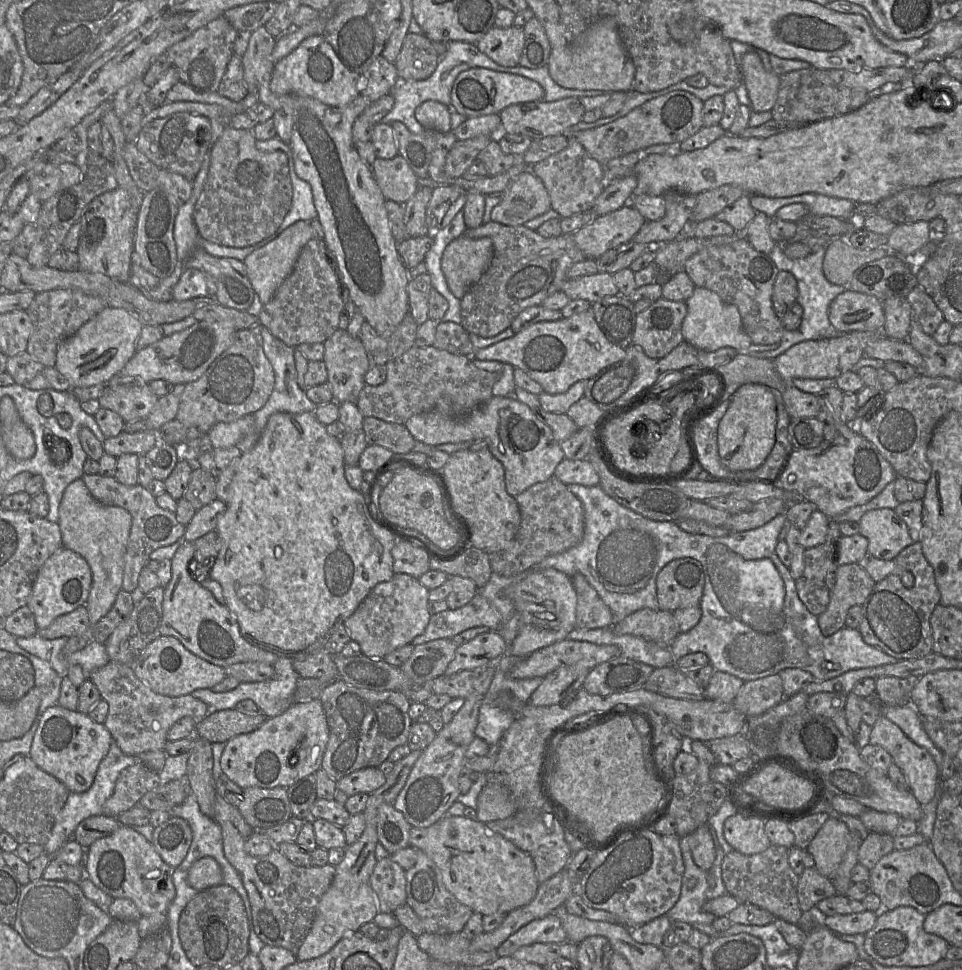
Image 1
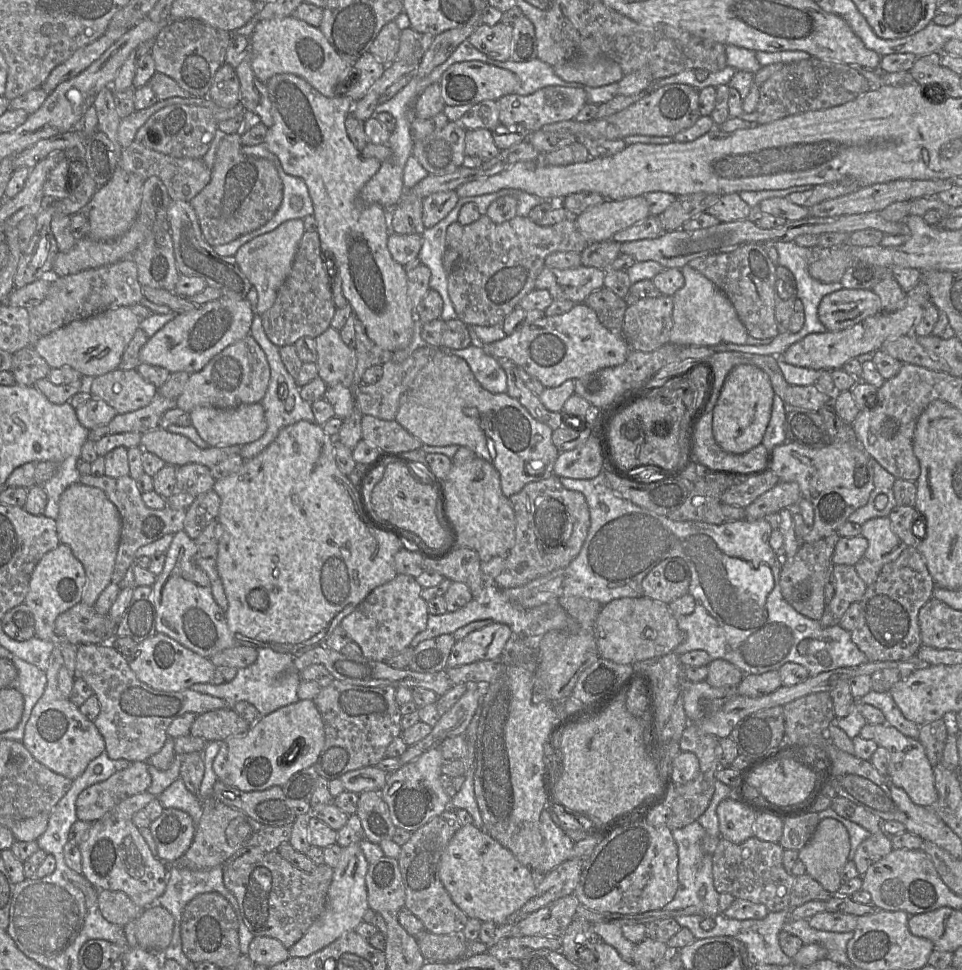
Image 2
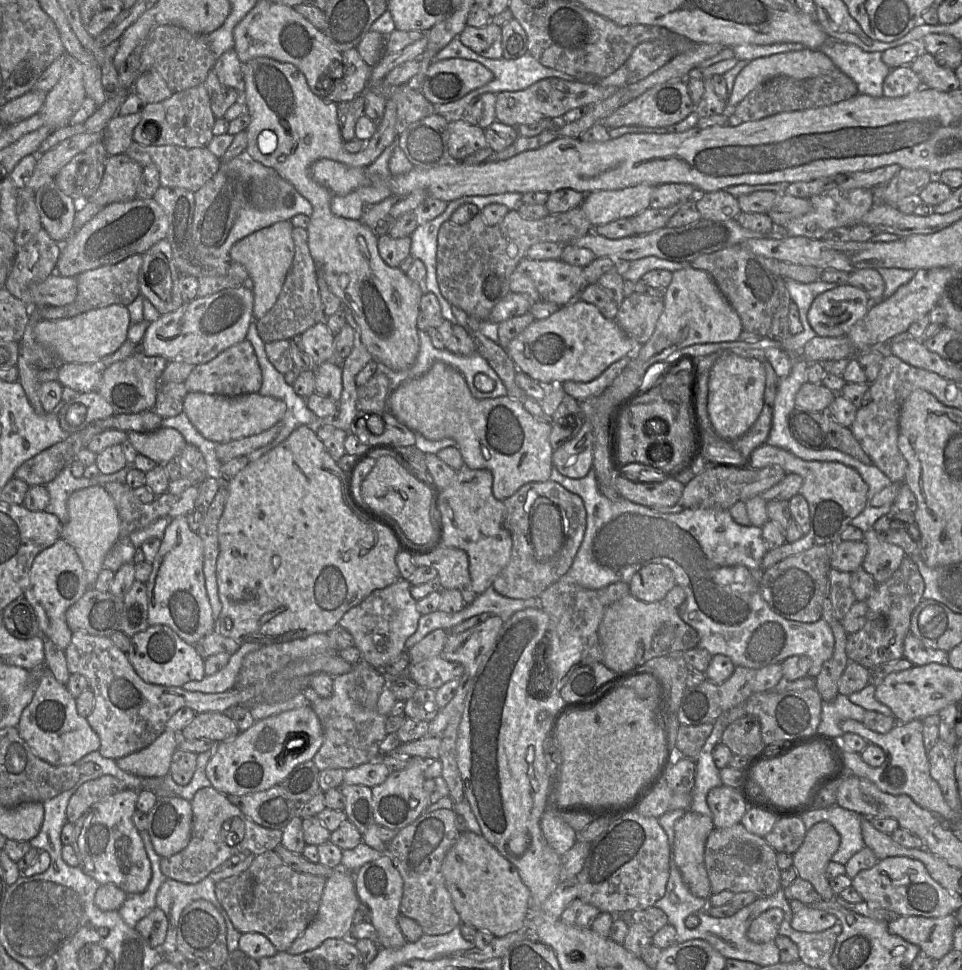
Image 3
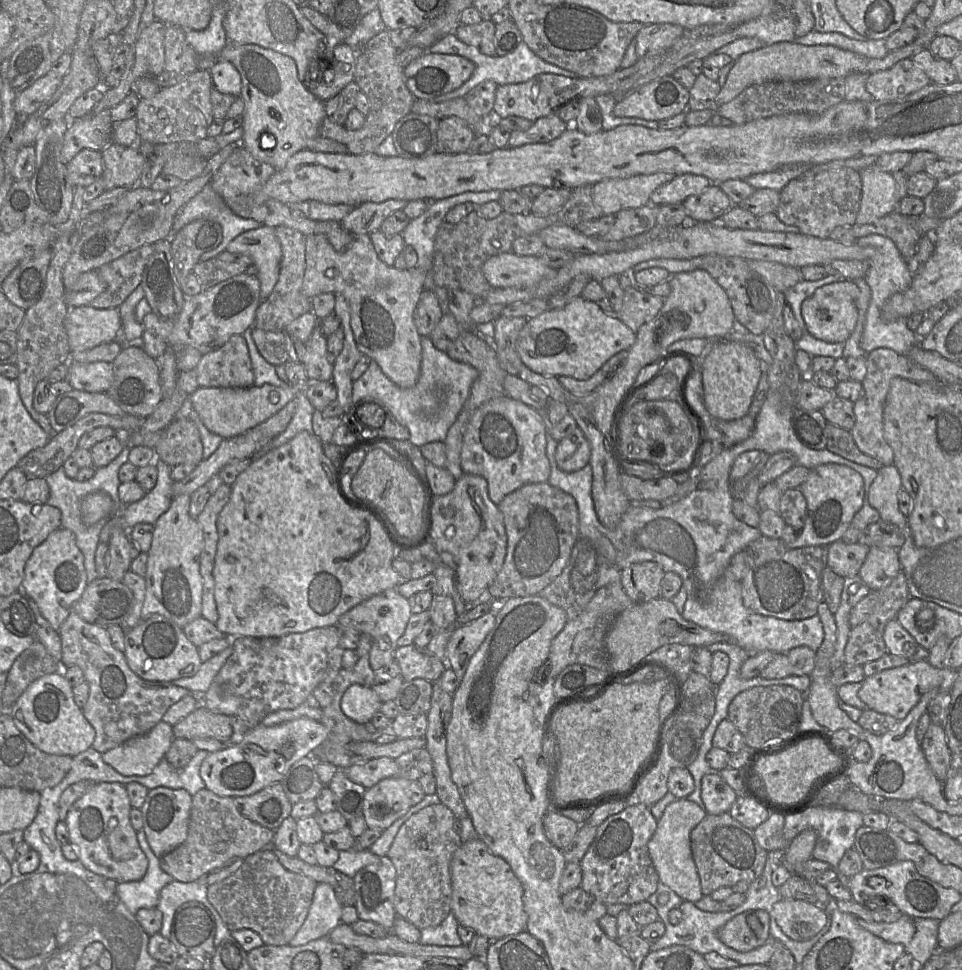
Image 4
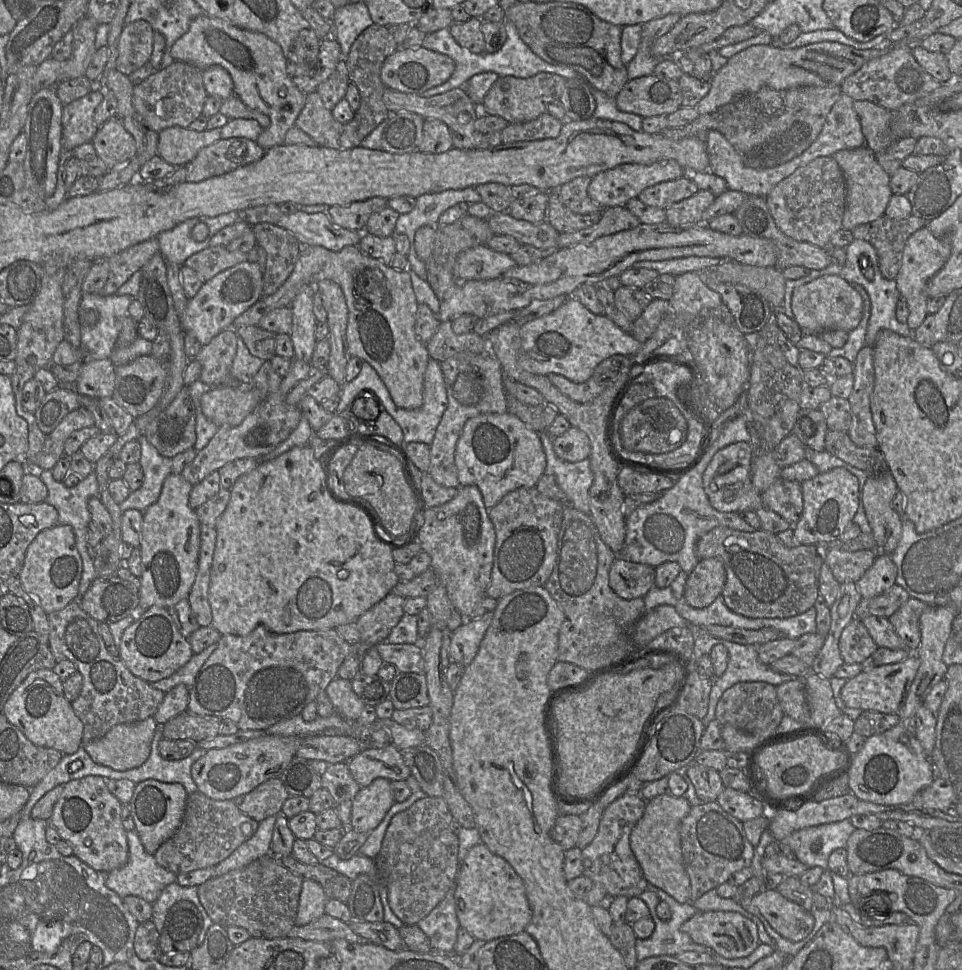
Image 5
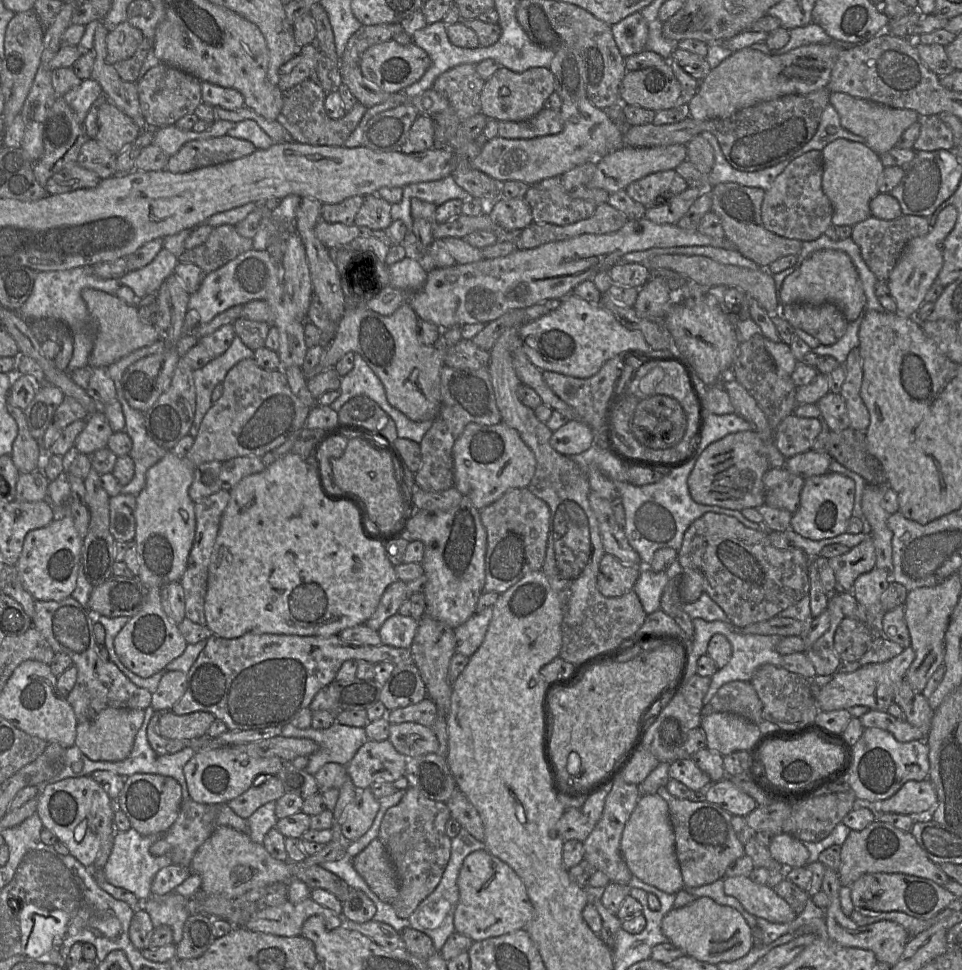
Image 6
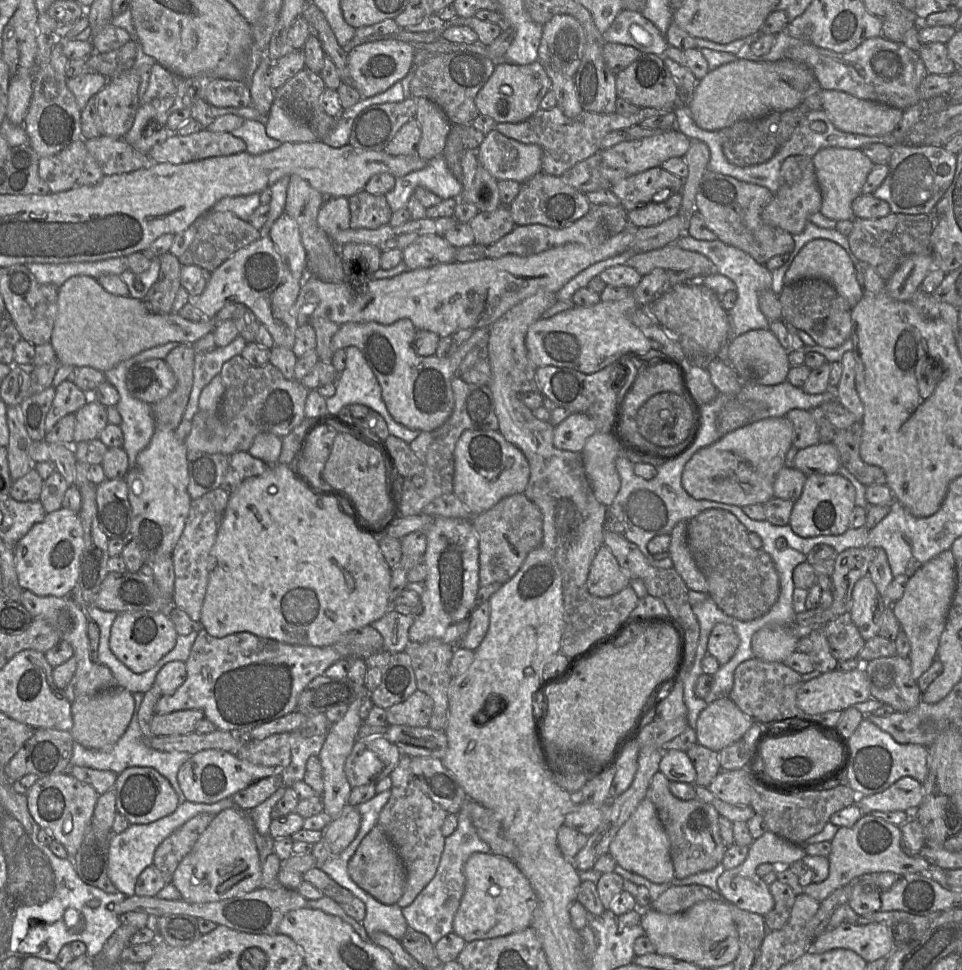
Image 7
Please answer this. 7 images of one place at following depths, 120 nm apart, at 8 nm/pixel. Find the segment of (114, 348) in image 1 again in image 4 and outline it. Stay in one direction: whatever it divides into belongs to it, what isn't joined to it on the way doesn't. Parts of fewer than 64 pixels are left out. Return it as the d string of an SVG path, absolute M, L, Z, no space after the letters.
M83 305L68 308L64 327L70 350L83 351L115 341L122 322L118 308L98 309Z

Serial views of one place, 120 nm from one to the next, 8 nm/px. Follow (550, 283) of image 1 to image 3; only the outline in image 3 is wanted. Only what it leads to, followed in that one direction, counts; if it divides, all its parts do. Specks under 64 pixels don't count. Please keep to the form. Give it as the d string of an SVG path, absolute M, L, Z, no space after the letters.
M581 206L538 220L525 219L516 210L510 210L493 226L485 223L481 212L462 225L447 220L441 224L437 236L436 268L441 294L451 305L484 321L493 307L510 293L510 277L532 245L539 242L570 244L593 233L593 229Z

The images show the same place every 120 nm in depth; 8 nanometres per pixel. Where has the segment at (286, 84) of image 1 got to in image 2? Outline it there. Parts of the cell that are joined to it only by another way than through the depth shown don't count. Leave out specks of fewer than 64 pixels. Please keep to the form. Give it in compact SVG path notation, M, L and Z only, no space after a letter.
M293 15L259 20L249 40L253 72L264 84L276 74L290 73L303 78L325 97L334 98L346 83L349 82L344 91L357 81L354 67L333 50L319 27L313 27Z

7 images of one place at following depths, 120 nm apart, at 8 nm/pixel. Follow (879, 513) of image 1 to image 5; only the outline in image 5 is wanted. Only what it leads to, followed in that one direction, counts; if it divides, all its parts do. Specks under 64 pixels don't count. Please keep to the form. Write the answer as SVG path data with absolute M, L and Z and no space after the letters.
M878 553L873 565L855 583L862 599L870 599L888 590L896 583L897 567L891 554Z

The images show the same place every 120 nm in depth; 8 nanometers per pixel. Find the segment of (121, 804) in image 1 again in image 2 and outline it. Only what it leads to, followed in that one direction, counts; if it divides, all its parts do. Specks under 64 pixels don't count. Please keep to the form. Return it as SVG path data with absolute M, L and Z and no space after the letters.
M133 762L127 769L113 774L103 782L91 785L80 793L76 801L76 815L78 820L85 822L100 820L123 800L147 792L151 783L152 777L149 773L147 763Z

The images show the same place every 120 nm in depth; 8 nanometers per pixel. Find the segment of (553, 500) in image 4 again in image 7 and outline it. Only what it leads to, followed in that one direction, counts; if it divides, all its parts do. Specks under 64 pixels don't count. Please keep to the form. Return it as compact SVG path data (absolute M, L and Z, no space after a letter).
M523 493L501 499L491 509L473 516L472 524L479 539L479 586L510 580L527 555L542 545L543 518L540 509Z

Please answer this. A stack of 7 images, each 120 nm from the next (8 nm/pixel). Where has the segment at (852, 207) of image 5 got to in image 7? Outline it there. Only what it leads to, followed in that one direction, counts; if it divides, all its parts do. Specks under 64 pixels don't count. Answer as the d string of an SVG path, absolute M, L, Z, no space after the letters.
M840 147L823 148L812 159L822 193L821 213L835 221L854 220L852 202L862 194L863 185L875 164L861 149Z

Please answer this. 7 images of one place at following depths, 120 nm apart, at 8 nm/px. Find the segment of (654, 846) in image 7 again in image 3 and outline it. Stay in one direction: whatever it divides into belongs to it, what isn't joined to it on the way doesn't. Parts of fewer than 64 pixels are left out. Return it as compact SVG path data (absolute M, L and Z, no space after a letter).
M685 811L674 826L672 860L690 892L699 898L711 896L710 881L704 863L708 836L715 828L712 818Z

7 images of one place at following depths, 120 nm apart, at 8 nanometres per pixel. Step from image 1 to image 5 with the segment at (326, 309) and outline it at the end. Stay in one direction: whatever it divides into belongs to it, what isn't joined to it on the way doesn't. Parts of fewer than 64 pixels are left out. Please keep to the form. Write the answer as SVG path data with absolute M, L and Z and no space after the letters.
M270 223L253 225L257 245L266 252L262 296L274 294L293 272L303 246L284 228Z

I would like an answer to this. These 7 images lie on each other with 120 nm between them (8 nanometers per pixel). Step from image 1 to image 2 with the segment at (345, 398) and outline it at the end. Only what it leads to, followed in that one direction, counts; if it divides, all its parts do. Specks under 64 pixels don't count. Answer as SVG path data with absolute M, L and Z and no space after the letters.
M329 327L315 338L318 376L327 386L342 384L353 389L354 372L357 365L355 348L348 347L340 332Z

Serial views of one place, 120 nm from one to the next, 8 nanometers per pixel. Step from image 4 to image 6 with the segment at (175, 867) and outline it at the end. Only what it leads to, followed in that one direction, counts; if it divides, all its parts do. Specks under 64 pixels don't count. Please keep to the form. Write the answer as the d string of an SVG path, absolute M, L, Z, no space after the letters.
M182 801L173 825L151 846L153 856L167 855L171 864L189 867L197 849L218 827L218 804Z

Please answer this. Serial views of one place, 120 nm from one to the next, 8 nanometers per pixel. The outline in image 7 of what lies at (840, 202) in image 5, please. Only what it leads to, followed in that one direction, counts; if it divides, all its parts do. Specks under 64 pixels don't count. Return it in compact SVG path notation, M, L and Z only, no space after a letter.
M792 155L787 157L780 169L780 186L772 200L763 208L761 218L769 226L781 228L791 235L805 229L811 215L821 211L822 193L819 187L812 157Z

